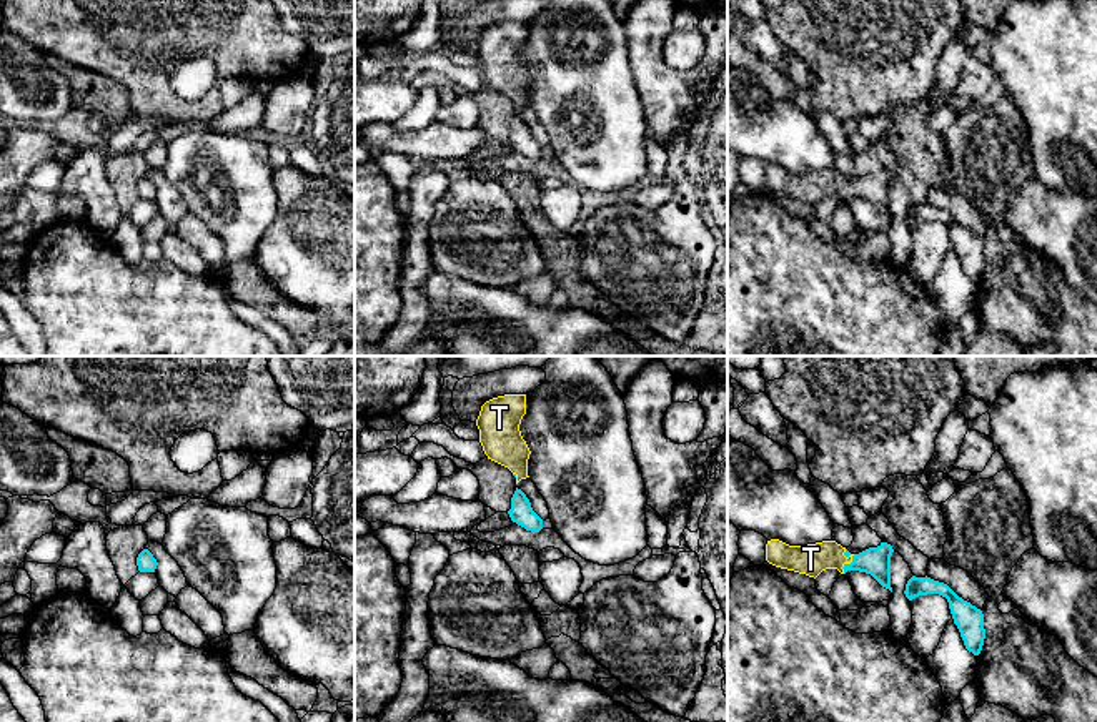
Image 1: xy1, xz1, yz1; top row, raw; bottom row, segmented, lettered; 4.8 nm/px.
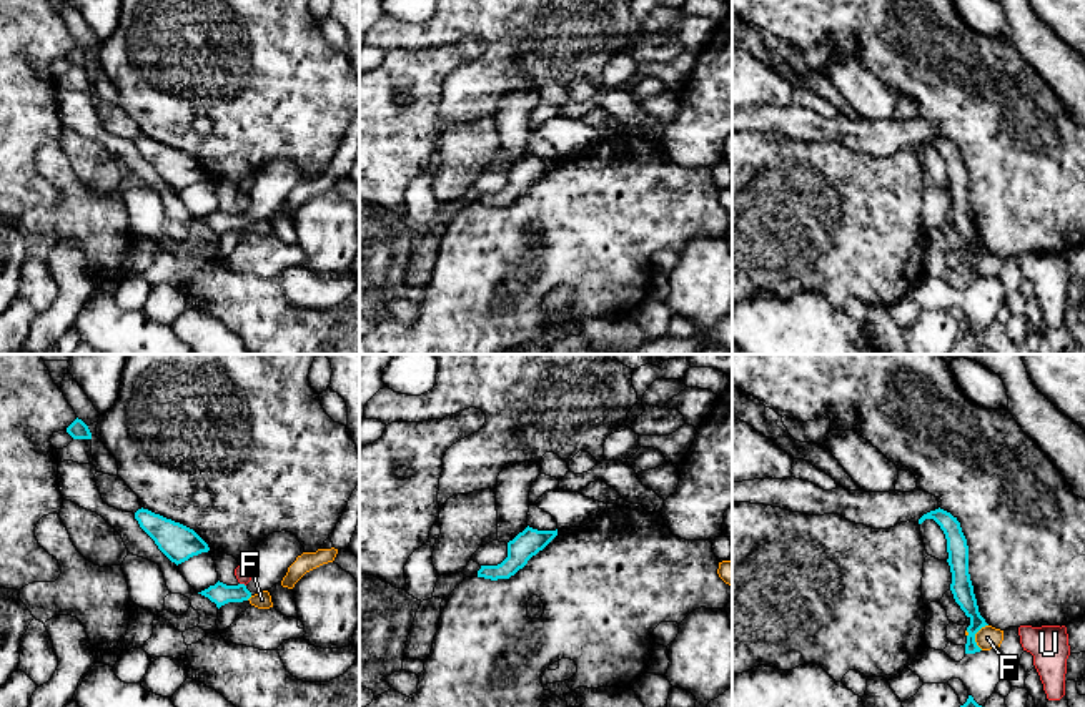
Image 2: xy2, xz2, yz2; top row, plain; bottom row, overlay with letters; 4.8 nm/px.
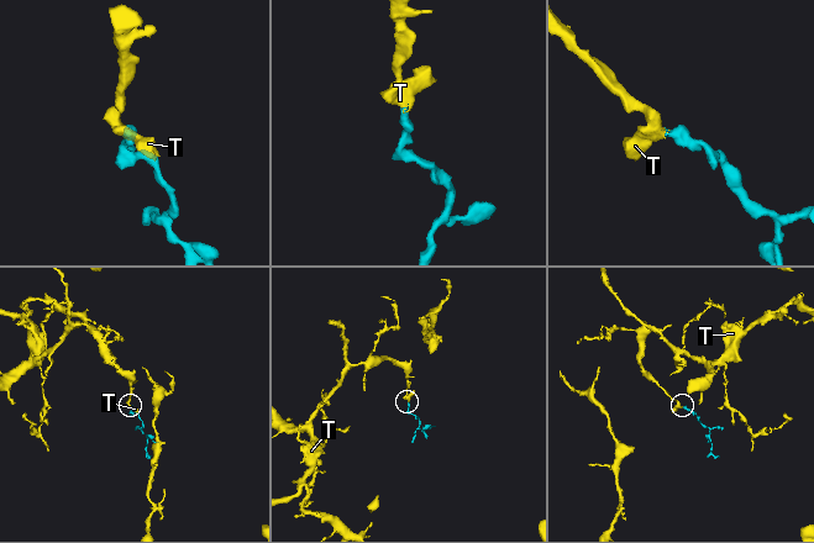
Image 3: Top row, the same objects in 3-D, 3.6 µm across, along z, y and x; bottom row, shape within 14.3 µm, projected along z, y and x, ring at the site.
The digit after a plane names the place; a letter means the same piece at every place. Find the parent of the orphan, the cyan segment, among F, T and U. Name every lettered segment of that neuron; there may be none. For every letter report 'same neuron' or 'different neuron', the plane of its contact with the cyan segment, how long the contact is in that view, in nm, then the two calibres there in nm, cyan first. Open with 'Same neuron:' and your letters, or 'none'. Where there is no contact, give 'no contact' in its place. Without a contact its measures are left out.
Same neuron: T
F: different neuron | yz2 | 130 nm | 110/110 nm
T: same neuron | yz1 | 120 nm | 140/150 nm
U: different neuron | xy2 | 40 nm | 100/80 nm

